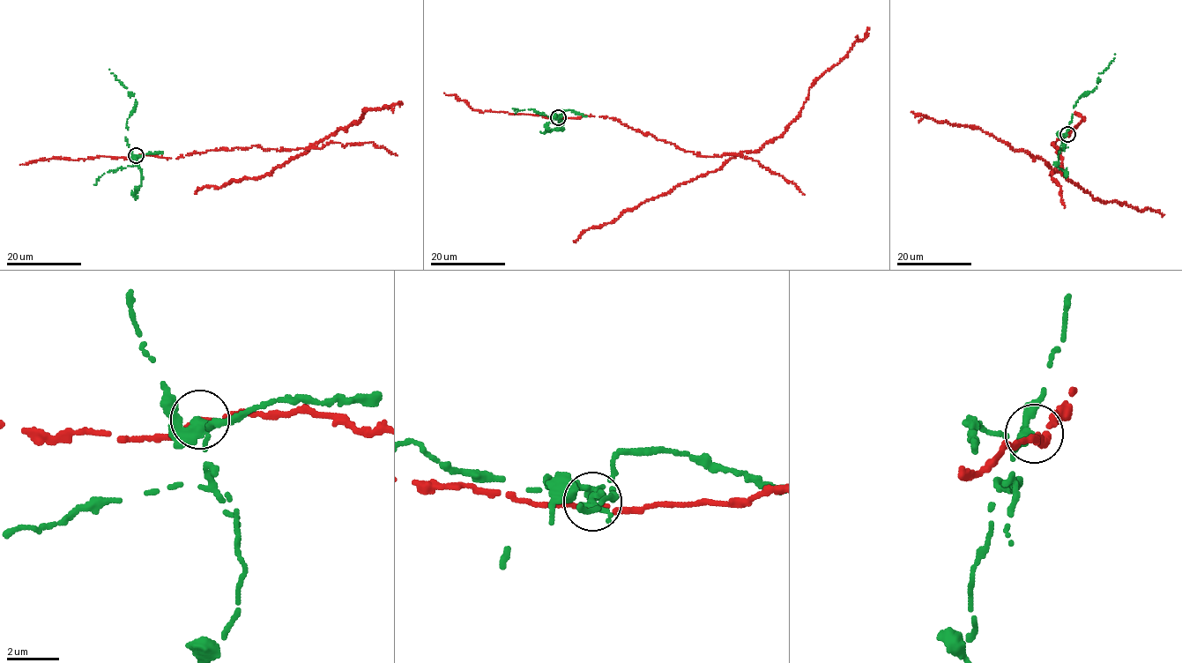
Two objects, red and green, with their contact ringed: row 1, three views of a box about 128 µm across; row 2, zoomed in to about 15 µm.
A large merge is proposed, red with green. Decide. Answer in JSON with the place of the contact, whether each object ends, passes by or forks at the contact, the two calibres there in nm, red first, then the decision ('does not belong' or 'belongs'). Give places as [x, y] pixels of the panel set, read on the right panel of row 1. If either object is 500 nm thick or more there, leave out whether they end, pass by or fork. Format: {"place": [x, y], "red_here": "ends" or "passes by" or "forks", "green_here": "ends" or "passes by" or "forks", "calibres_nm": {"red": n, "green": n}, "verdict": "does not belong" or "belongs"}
{"place": [1067, 134], "red_here": "passes by", "green_here": "passes by", "calibres_nm": {"red": 190, "green": 320}, "verdict": "does not belong"}

